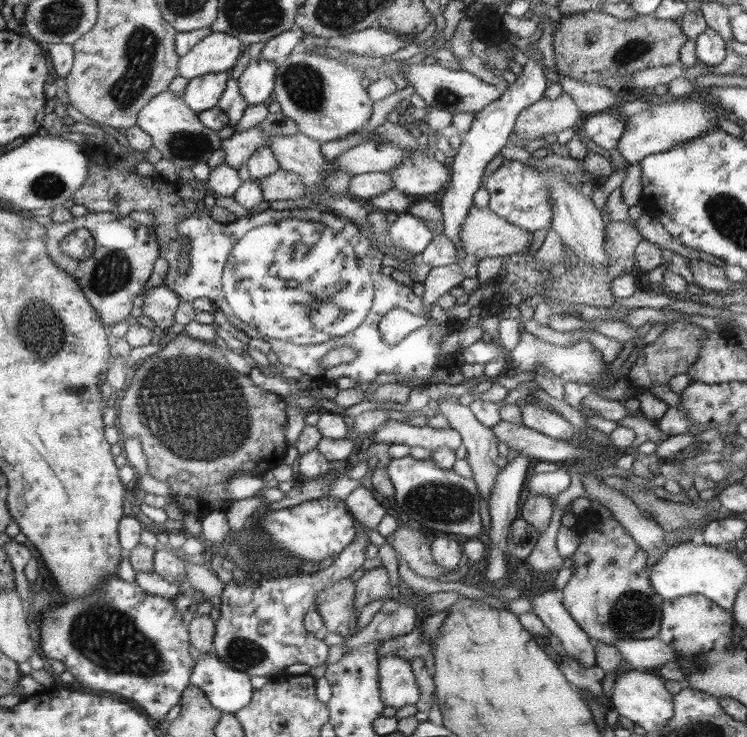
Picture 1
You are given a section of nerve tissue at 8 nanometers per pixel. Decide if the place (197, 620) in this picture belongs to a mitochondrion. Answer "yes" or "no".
no

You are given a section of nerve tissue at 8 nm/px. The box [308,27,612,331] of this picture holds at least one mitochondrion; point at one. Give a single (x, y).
(446, 96)

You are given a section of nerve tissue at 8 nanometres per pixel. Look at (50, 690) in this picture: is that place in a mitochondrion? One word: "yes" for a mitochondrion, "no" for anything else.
no

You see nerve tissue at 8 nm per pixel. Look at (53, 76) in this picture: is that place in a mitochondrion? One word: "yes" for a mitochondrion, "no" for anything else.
no

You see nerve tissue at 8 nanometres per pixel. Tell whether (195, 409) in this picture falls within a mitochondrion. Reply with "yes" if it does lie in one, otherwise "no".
yes

